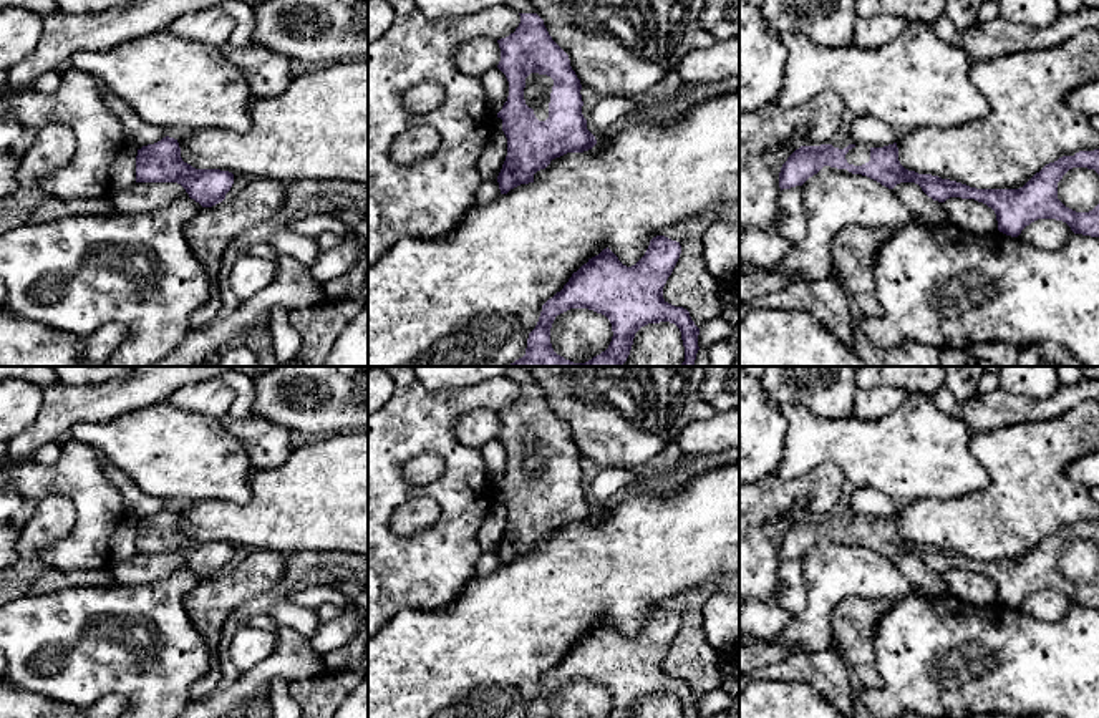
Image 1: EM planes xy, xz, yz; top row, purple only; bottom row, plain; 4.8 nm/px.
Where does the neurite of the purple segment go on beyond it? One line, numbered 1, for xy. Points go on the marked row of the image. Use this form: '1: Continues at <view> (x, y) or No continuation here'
1: No continuation here

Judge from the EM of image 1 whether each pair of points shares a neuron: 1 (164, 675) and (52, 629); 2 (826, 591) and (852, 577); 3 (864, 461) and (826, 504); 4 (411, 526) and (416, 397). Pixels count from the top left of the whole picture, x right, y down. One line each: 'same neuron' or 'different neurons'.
1: same neuron
2: same neuron
3: different neurons
4: different neurons

